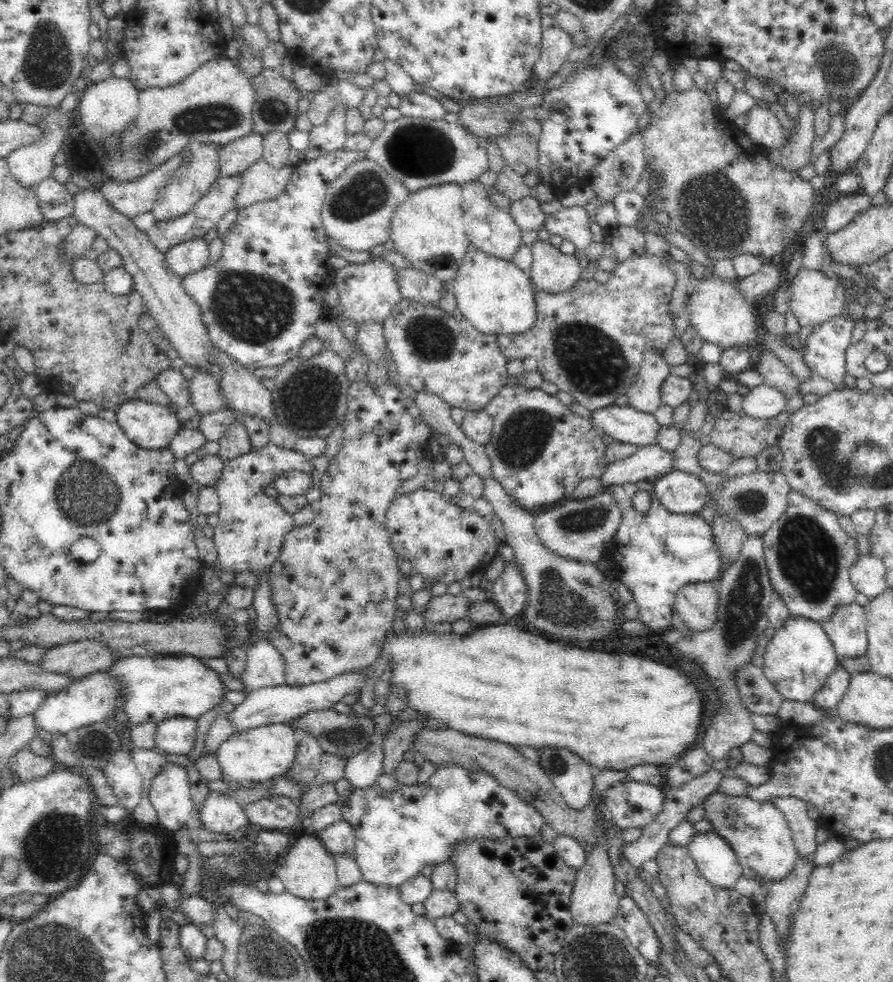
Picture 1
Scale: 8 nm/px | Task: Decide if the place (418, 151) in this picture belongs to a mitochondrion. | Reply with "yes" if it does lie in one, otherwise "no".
yes

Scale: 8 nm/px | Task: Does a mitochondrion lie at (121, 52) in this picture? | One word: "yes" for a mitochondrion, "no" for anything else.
no

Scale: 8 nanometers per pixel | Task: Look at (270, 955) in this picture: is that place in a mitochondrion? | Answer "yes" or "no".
yes

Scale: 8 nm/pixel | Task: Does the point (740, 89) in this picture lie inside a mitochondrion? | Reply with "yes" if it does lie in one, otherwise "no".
no

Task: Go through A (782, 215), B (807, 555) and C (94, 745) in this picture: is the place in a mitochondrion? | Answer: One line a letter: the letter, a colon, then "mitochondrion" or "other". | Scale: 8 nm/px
A: mitochondrion
B: mitochondrion
C: mitochondrion

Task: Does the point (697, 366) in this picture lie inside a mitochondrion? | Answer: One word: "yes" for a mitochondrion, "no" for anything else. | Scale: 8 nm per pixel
no

